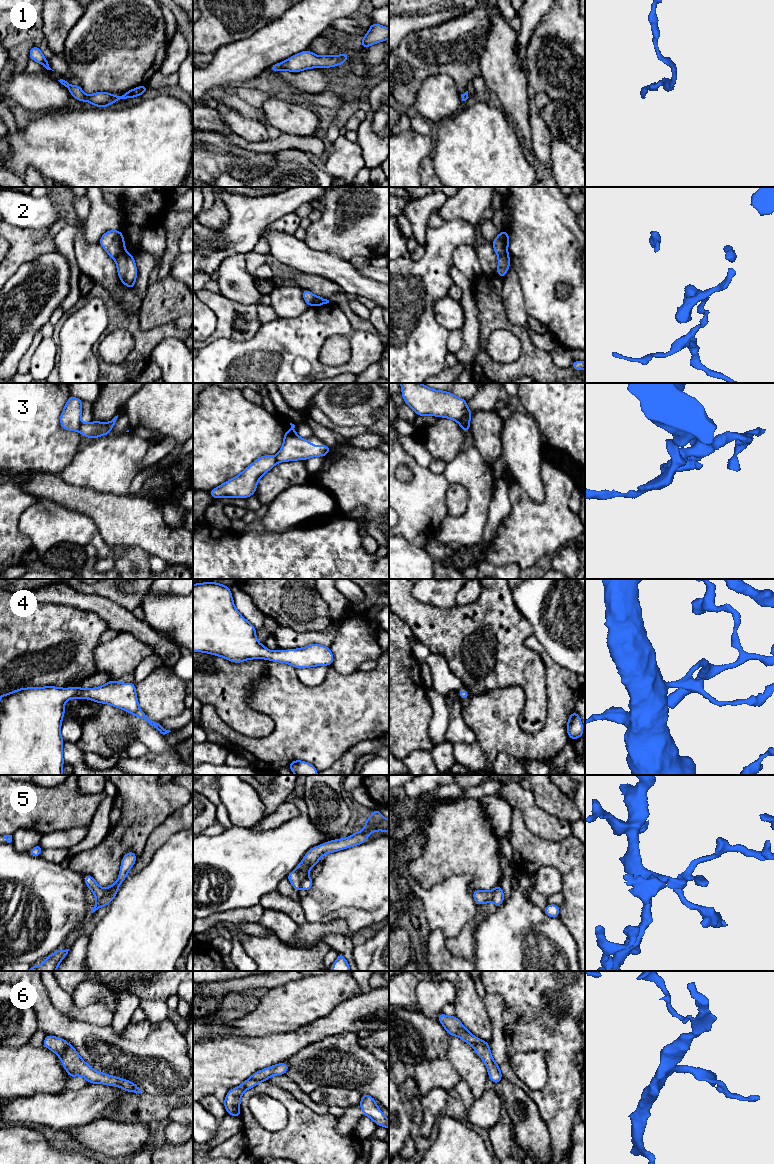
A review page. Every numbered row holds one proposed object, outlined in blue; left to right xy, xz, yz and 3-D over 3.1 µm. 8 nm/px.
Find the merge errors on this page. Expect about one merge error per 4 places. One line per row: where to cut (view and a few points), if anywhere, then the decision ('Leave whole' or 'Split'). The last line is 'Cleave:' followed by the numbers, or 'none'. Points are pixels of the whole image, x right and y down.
1: No split. Leave whole
2: Split along xy (125, 250), (115, 259). Split
3: Split along xy (82, 424), (78, 430). Split
4: No split. Leave whole
5: Split along xy (106, 889), (106, 893), (97, 902). Split
6: No split. Leave whole
Cleave: 2, 3, 5

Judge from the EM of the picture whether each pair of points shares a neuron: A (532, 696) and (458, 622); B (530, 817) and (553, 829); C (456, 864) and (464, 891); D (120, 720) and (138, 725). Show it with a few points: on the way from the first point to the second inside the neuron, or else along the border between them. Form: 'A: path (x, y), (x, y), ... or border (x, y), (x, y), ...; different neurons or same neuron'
A: path (524, 670), (501, 647), (493, 625), (484, 622); same neuron
B: path (536, 820), (547, 827); same neuron
C: border (437, 884), (453, 875), (468, 875), (474, 889); different neurons
D: border (128, 713), (131, 732), (135, 739); different neurons

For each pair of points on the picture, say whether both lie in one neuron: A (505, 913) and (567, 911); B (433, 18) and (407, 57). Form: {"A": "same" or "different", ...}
{"A": "different", "B": "different"}

